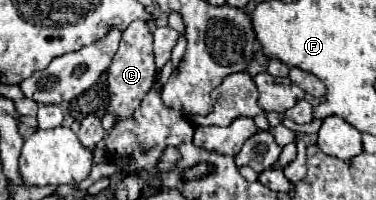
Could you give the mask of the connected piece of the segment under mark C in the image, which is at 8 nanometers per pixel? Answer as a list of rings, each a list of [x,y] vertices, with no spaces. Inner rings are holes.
[[[134,20],[124,32],[120,40],[120,48],[114,54],[114,60],[106,72],[108,76],[108,106],[106,112],[116,118],[116,122],[126,120],[134,114],[142,98],[148,94],[152,88],[156,74],[156,64],[154,64],[154,54],[152,54],[152,32],[144,20]]]

